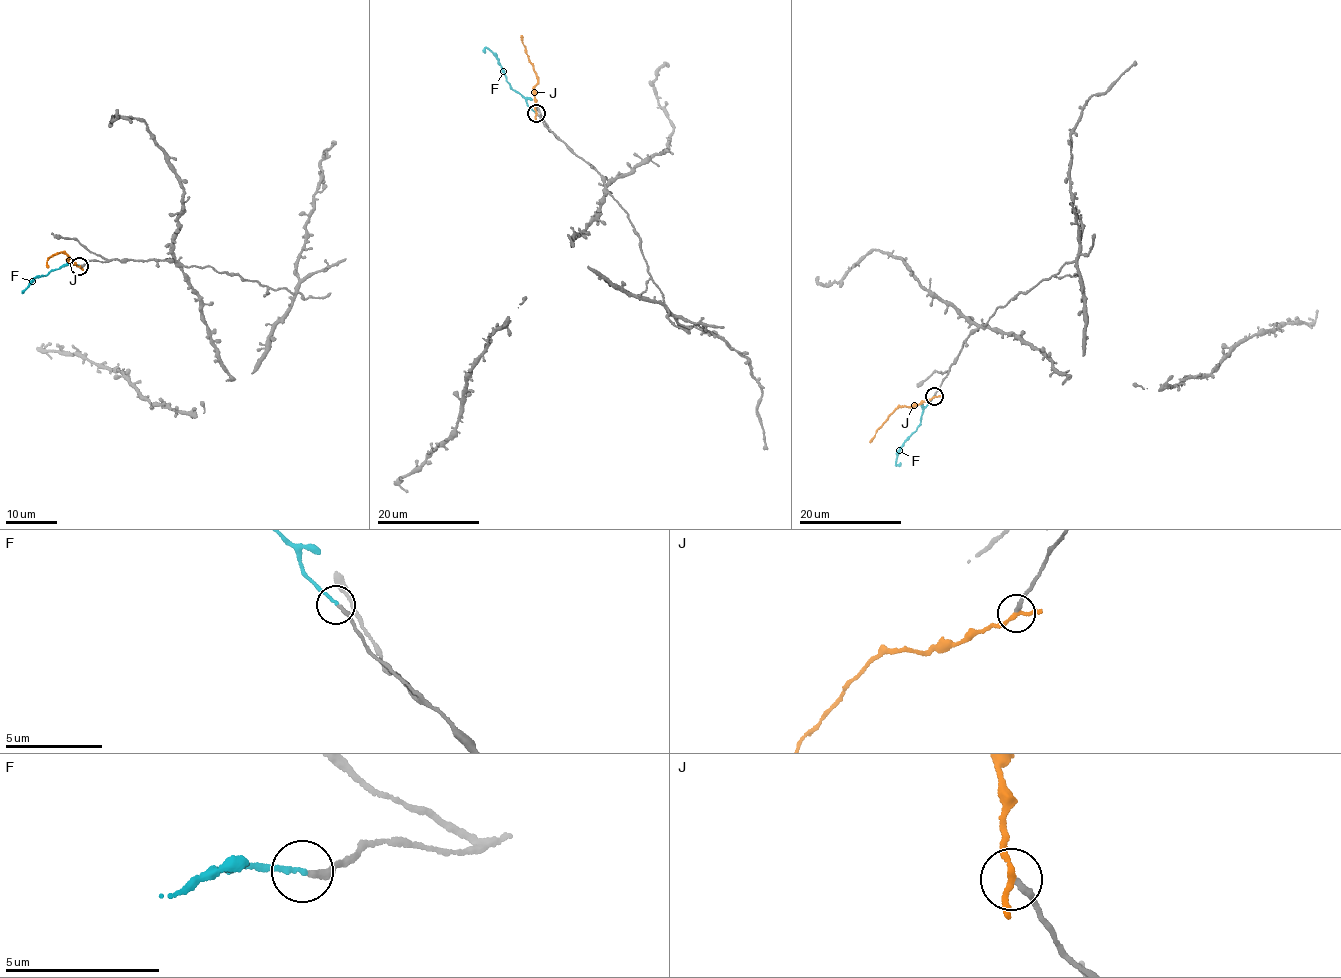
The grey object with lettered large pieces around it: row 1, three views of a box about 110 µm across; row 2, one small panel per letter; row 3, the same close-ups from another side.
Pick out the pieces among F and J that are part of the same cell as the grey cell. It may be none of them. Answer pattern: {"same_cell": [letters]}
{"same_cell": ["F"]}

